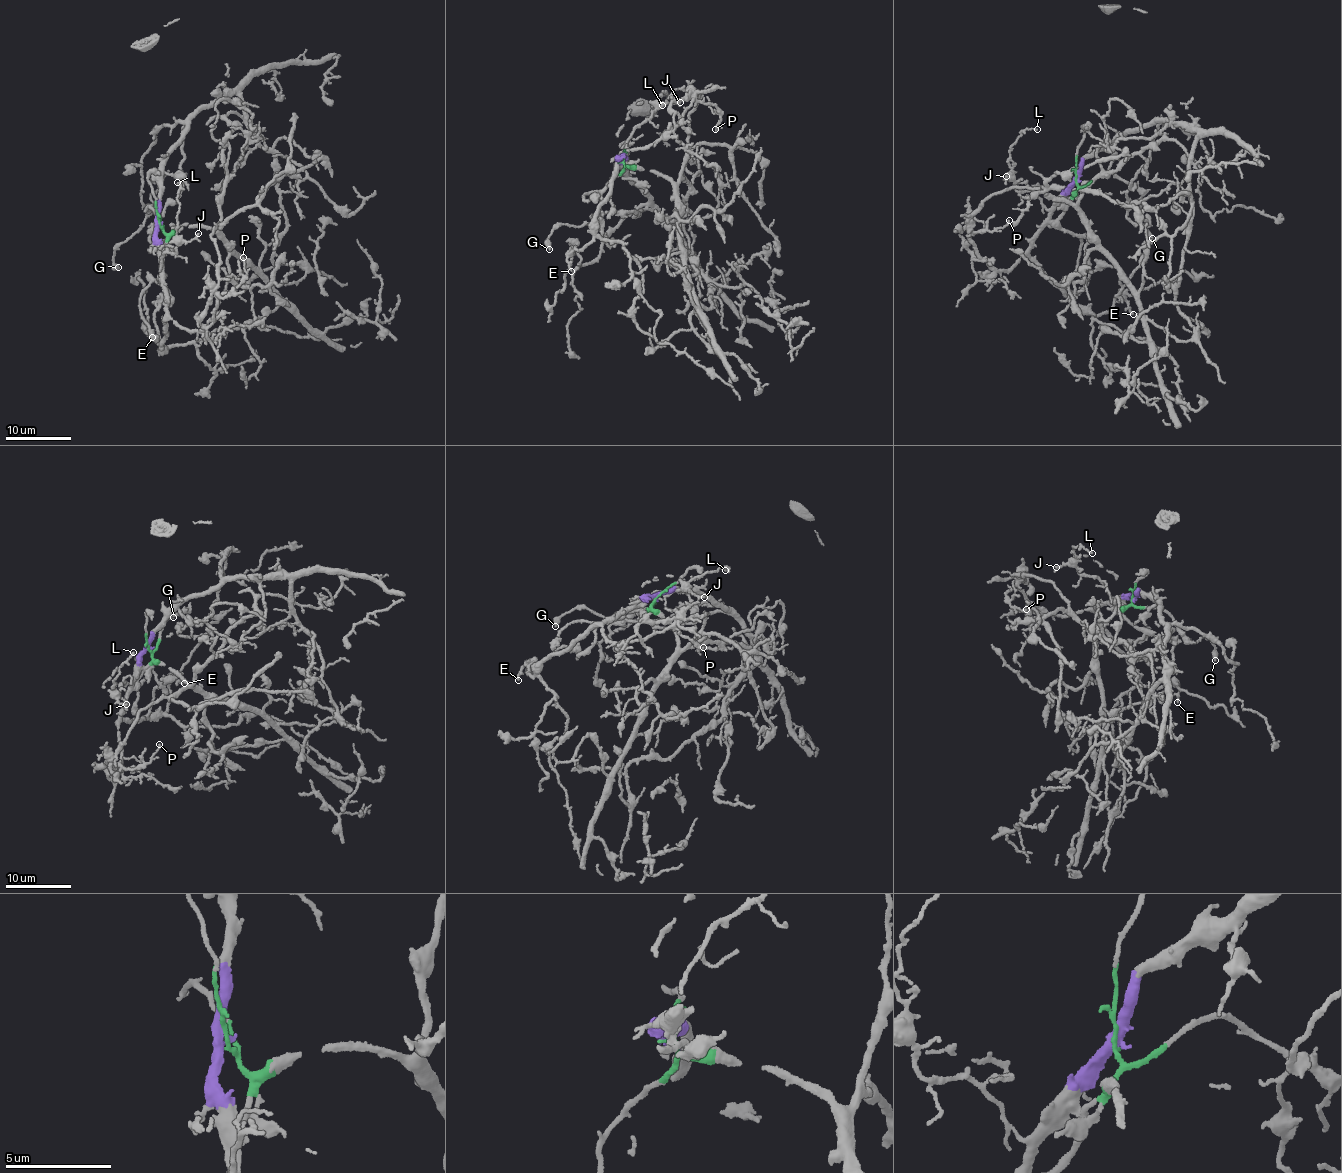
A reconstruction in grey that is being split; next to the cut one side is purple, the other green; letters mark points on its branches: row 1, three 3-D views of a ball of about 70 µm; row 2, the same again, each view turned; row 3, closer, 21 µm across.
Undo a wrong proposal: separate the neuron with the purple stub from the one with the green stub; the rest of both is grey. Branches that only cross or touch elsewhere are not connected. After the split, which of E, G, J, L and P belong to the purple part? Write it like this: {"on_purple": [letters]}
{"on_purple": ["E", "J", "L", "P"]}

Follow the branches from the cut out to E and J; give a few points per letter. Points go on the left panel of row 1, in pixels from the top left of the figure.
E: (157, 222), (155, 242), (167, 336), (162, 348), (166, 345), (163, 347), (157, 343), (146, 330), (153, 336)
J: (157, 222), (155, 243), (161, 265), (163, 253), (172, 254), (179, 244), (199, 233)

